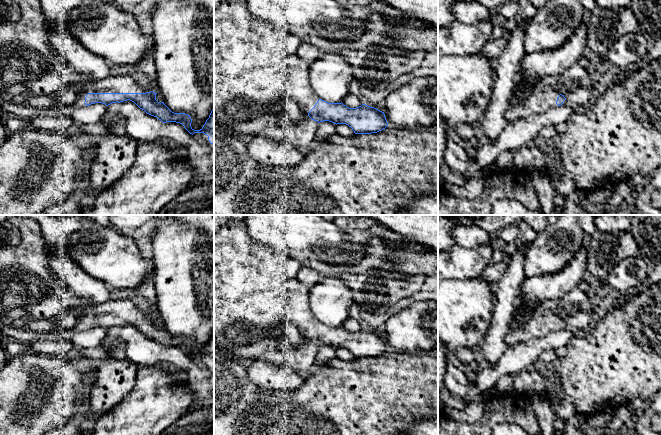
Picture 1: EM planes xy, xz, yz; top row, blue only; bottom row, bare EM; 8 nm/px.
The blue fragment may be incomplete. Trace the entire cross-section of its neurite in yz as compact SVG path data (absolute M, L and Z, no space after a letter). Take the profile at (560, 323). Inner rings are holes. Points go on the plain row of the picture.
M582 279L575 288L561 299L542 302L534 309L532 316L521 327L517 327L514 324L514 317L518 314L522 303L520 295L518 295L514 306L513 318L504 339L507 348L535 337L544 337L548 333L561 329L571 330L575 335L581 335L588 331L597 317L596 302L588 296L590 287L589 283Z

